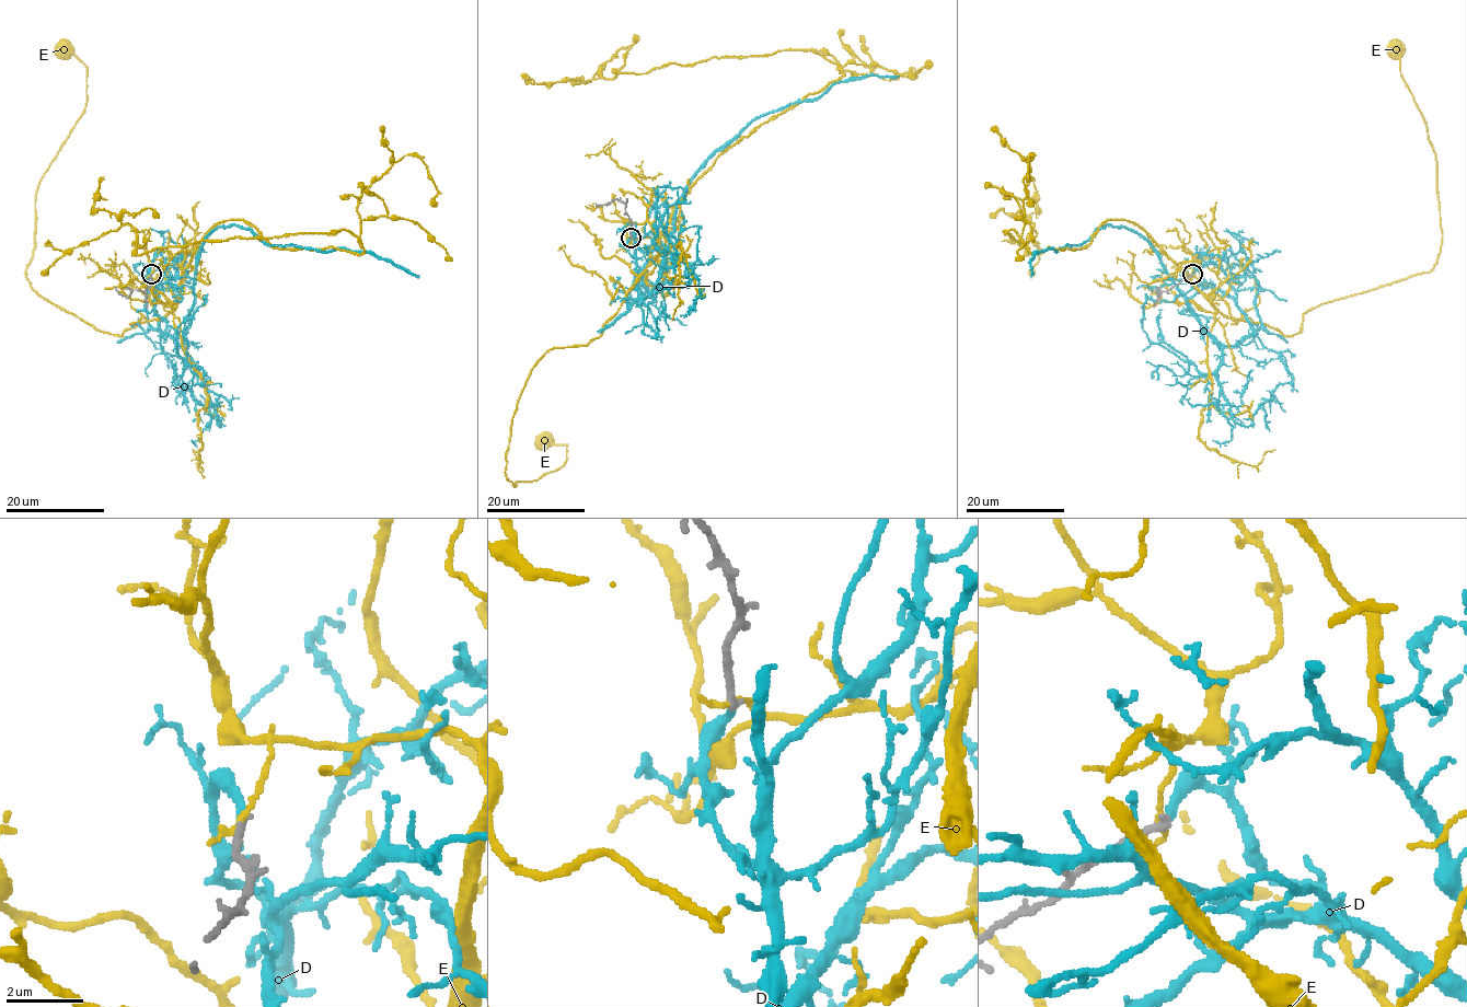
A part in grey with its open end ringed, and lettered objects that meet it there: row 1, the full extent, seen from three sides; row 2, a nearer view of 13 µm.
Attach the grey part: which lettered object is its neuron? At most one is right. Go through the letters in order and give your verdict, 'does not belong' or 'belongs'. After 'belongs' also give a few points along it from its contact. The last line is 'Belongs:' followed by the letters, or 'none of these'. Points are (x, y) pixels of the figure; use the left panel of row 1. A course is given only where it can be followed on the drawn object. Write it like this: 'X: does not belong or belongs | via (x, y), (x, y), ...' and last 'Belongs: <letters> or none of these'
D: belongs | via (151, 274), (154, 313), (183, 331), (196, 253), (216, 229), (249, 229), (270, 244), (374, 253), (418, 277)
E: does not belong
Belongs: D

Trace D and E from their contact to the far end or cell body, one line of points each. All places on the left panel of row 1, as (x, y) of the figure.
D: (151, 274), (154, 313), (183, 331), (196, 253), (216, 229), (249, 229), (270, 244), (374, 253), (418, 277)
E: (151, 275), (178, 264), (180, 301), (114, 335), (25, 273), (38, 182), (84, 107), (87, 67), (62, 49)

